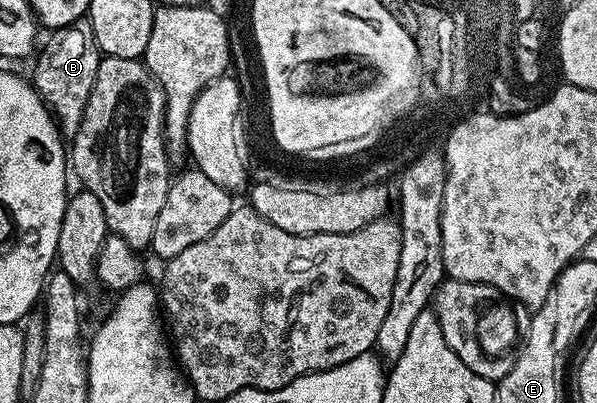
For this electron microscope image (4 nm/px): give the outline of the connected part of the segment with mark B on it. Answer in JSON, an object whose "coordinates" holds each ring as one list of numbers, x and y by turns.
{"coordinates":[[86,19,63,29,55,29,47,37,50,38,47,39,46,46,43,49,41,46,36,53,38,62,34,65,32,84,34,90,41,95,42,102,54,114,58,132,63,138,73,139,76,131,80,131,80,119,84,119,84,107,88,107,92,87,96,83,100,50,94,41,90,22]]}

